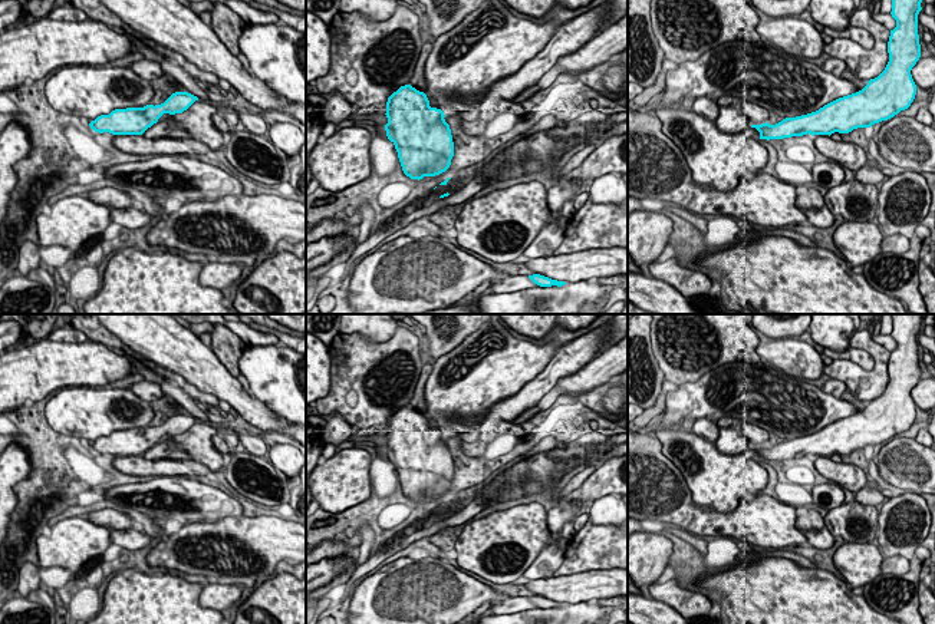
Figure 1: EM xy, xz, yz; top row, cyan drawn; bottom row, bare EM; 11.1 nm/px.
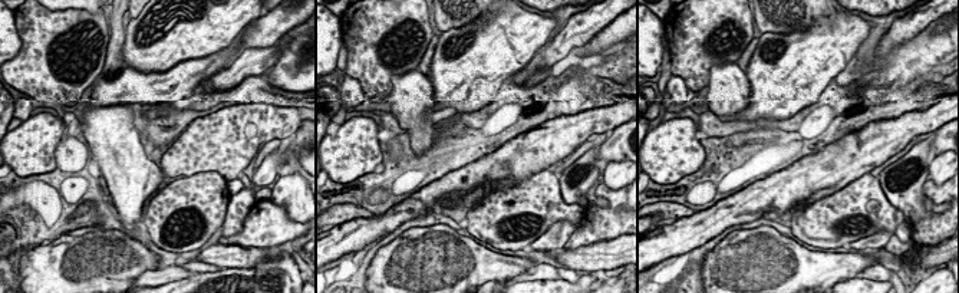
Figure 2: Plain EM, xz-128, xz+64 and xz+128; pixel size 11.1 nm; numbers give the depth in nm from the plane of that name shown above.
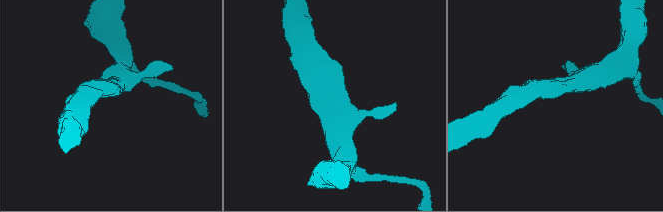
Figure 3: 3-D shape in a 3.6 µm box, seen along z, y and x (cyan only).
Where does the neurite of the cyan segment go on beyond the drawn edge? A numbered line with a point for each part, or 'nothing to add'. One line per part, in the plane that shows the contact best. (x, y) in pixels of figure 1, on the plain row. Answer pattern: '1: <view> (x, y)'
nothing to add

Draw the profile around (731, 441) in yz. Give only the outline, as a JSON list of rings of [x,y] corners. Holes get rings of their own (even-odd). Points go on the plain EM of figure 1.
[[[721,427],[715,446],[724,455],[740,455],[751,450],[751,445],[740,427]]]

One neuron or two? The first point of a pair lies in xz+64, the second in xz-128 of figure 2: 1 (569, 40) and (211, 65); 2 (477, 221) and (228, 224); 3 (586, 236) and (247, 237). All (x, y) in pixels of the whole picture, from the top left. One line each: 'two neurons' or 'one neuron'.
1: one neuron
2: two neurons
3: one neuron

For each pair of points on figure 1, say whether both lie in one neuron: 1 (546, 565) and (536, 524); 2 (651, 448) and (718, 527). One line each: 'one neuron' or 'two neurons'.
1: two neurons
2: one neuron

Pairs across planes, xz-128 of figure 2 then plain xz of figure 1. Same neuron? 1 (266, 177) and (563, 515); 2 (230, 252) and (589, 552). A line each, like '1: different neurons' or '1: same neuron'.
1: different neurons
2: different neurons

